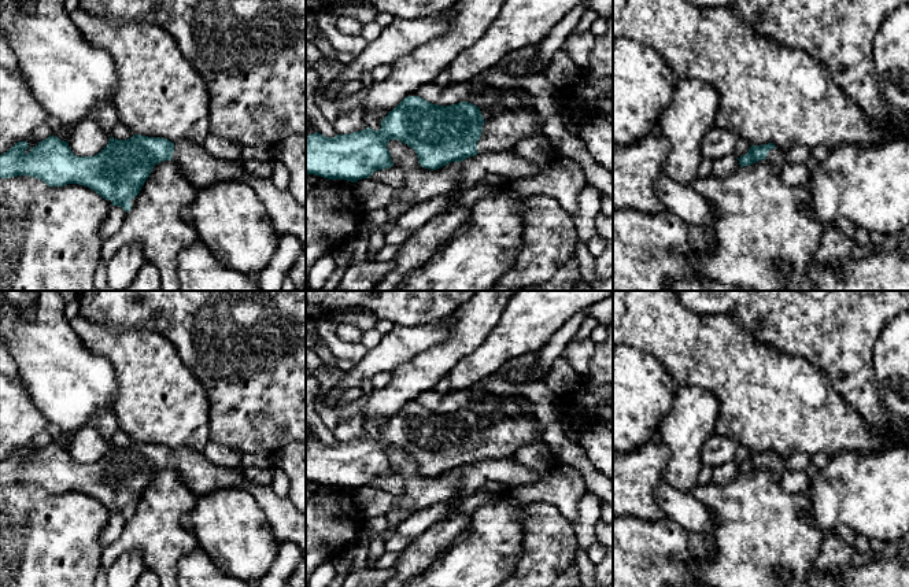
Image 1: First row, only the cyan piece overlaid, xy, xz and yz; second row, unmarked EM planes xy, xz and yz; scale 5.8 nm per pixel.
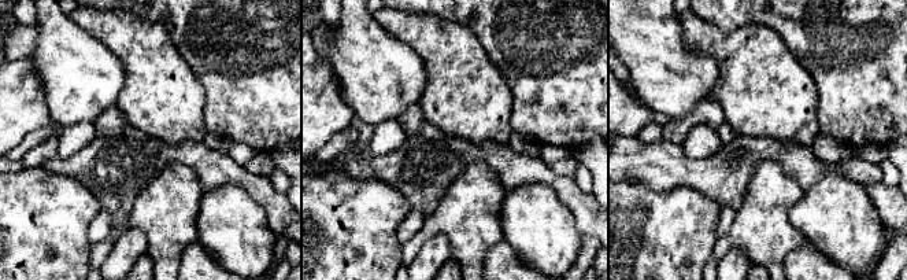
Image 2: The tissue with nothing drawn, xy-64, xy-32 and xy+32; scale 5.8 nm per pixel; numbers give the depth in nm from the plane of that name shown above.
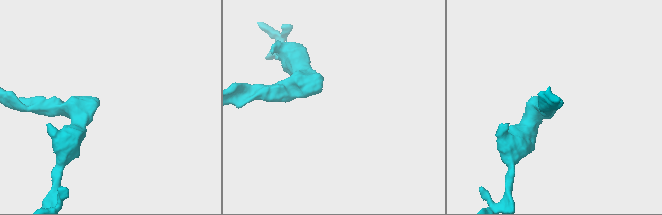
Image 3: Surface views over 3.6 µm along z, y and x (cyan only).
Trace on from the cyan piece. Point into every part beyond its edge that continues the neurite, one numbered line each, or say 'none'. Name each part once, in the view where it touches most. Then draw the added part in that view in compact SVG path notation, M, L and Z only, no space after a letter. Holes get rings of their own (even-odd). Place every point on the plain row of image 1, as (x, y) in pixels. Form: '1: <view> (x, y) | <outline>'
1: xz (502, 439) | M533 416L506 417L487 427L477 450L478 461L510 458L520 447L543 442L542 428Z

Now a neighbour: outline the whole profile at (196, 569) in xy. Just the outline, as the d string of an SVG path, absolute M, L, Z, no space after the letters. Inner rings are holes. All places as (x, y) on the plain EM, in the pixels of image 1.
M202 549L180 560L178 587L256 587L223 572Z

